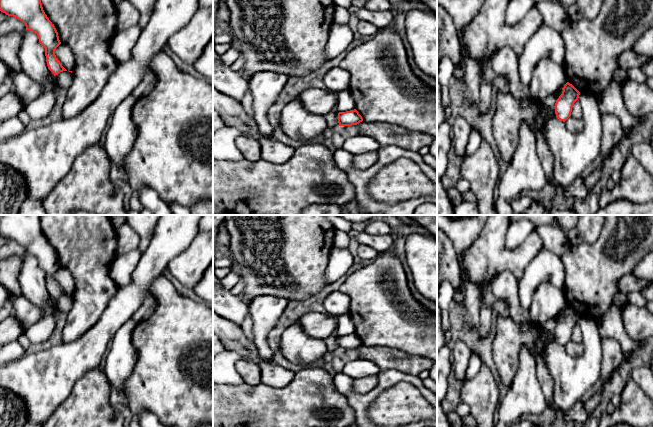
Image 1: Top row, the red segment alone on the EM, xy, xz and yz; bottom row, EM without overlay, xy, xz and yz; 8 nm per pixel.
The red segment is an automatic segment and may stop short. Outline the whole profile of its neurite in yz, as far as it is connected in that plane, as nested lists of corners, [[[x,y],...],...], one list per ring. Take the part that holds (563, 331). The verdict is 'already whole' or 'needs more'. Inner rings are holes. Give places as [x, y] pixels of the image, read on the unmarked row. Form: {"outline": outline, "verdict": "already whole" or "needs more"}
{"outline": [[[569,306],[562,312],[562,318],[556,324],[555,338],[560,345],[565,346],[572,336],[574,327],[578,324],[580,316]]], "verdict": "already whole"}

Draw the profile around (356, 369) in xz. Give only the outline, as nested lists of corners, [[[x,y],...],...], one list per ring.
[[[356,359],[348,362],[341,372],[352,379],[362,379],[368,376],[378,375],[379,367],[368,360]]]

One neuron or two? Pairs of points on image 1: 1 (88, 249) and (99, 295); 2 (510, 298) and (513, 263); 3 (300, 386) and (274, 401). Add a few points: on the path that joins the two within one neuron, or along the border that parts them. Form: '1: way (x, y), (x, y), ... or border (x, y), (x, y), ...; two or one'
1: way (89, 260), (93, 284); one
2: border (517, 279), (509, 271), (503, 270), (490, 283); two
3: way (297, 393), (289, 401), (281, 401); one

